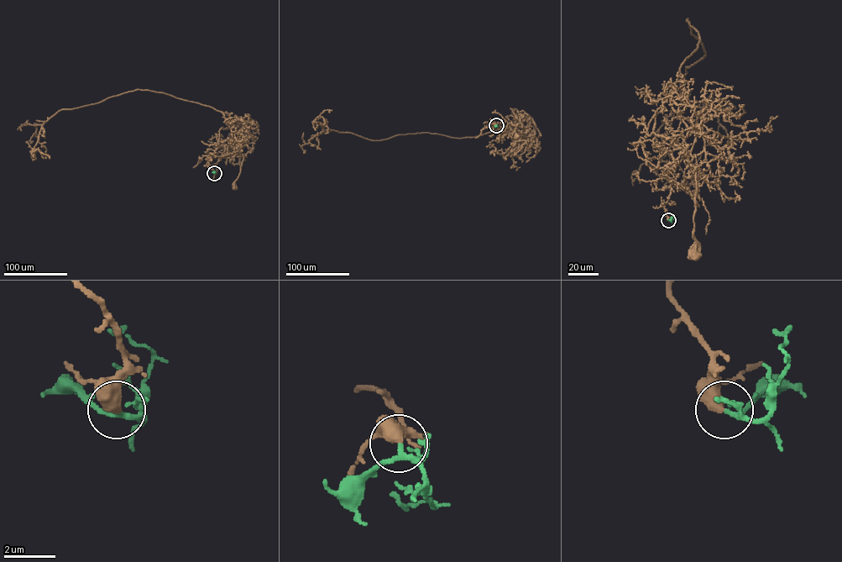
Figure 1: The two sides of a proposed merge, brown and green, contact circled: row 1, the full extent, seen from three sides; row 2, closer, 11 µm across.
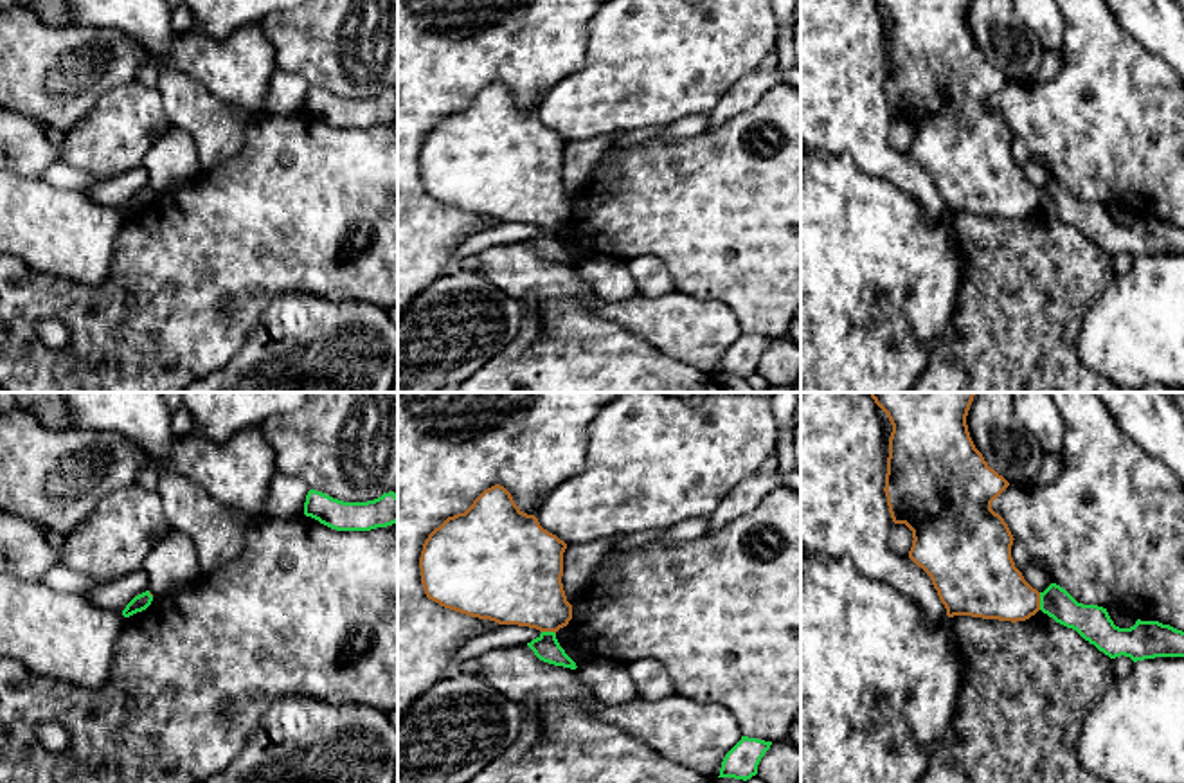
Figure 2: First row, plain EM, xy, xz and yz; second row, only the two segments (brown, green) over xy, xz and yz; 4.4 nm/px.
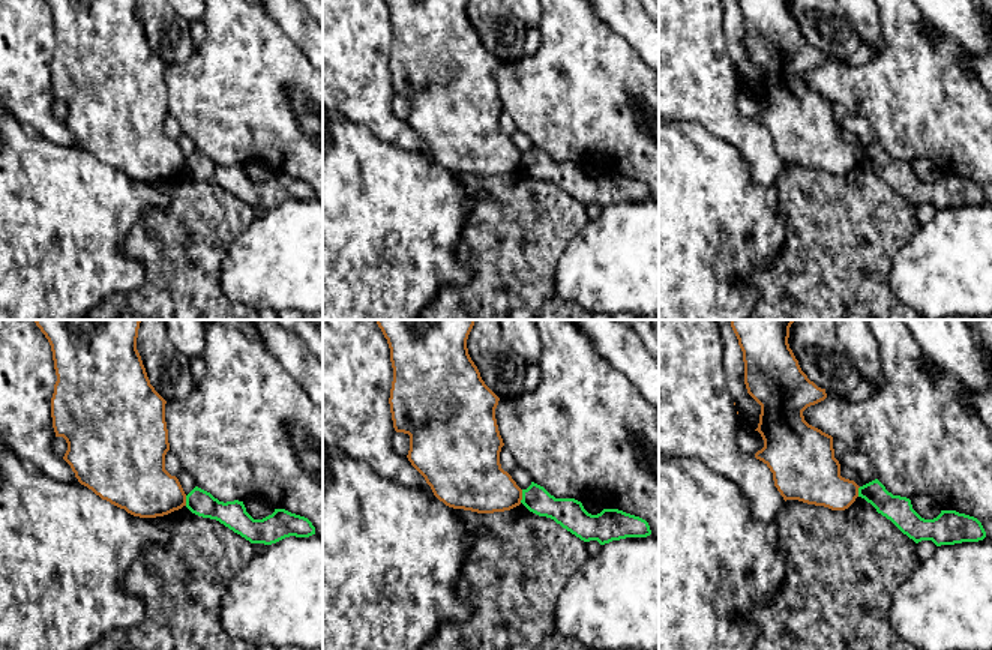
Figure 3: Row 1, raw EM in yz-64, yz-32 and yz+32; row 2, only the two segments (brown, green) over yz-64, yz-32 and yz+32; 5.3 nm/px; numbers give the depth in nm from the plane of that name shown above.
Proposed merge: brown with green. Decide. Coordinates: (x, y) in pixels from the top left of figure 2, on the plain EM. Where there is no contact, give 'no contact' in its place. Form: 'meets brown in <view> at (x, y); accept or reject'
meets brown in yz at (1039, 198); reject

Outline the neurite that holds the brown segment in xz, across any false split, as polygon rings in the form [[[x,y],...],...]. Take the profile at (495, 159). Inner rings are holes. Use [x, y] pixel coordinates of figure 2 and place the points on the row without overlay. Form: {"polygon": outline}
{"polygon": [[[495,81],[473,101],[435,124],[423,140],[419,166],[428,196],[444,205],[518,221],[540,229],[558,229],[572,216],[561,173],[567,140],[543,126],[534,112],[524,110],[511,90]]]}

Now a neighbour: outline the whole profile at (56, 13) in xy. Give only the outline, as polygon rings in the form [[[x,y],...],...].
[[[20,0],[23,9],[34,13],[50,27],[79,25],[79,18],[70,11],[65,0]]]

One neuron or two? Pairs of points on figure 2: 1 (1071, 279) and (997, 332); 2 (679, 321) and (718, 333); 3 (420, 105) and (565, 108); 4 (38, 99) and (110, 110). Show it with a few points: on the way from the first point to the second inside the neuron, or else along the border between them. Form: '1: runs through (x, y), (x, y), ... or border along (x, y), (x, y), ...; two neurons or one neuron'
1: runs through (1053, 279), (1015, 314); one neuron
2: runs through (688, 328), (709, 330); one neuron
3: border along (565, 76), (540, 96), (535, 112); two neurons
4: border along (130, 83), (108, 89), (67, 134); two neurons

